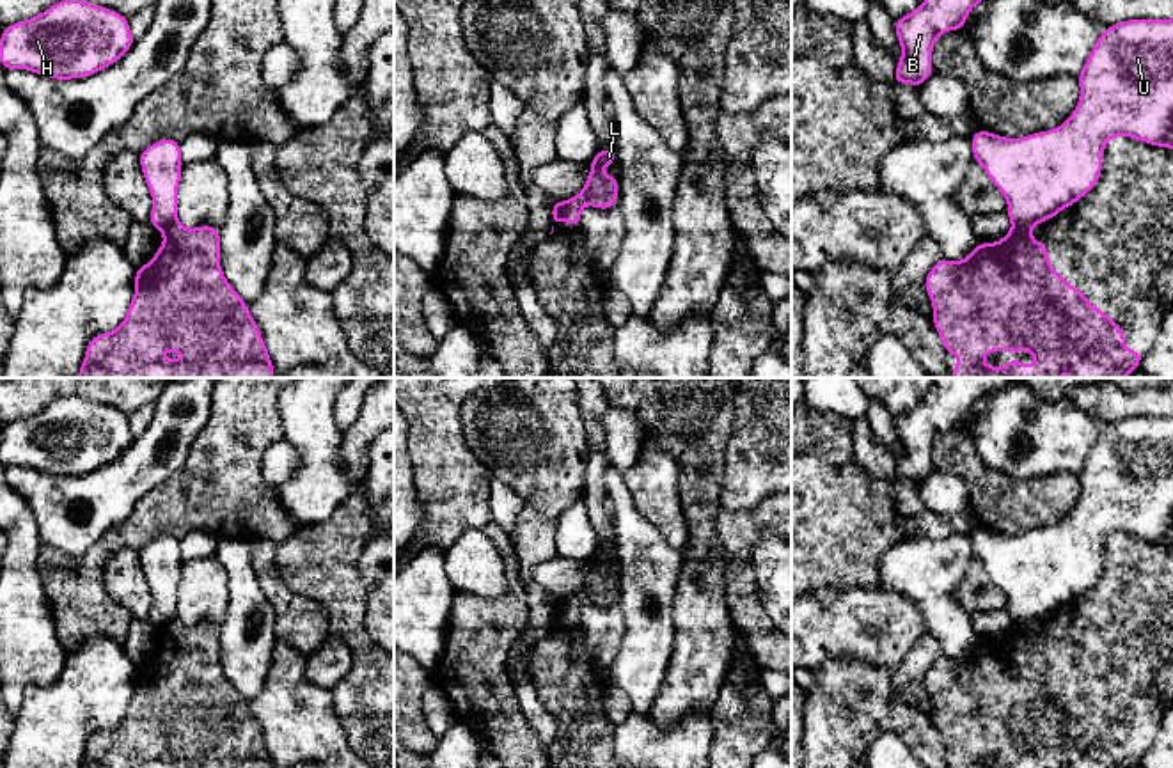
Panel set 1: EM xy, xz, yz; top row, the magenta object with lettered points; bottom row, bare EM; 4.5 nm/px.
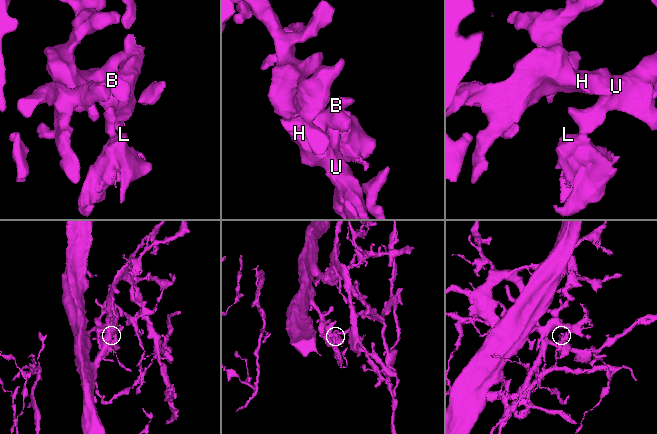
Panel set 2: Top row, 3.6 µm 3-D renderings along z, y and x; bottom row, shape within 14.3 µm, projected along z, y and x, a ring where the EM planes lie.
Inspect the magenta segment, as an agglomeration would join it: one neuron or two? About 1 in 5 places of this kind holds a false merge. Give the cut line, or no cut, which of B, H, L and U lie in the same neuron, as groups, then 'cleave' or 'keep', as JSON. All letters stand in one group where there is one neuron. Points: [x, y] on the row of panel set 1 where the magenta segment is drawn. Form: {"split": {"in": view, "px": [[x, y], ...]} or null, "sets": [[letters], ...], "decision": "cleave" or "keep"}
{"split": {"in": "yz", "px": [[1014, 224], [1031, 226]]}, "sets": [["B", "H", "U"], ["L"]], "decision": "cleave"}

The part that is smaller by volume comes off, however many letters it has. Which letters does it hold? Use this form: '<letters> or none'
L

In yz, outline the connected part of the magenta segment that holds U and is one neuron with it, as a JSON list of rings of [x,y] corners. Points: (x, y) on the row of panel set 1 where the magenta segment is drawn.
[[[1173,18],[1129,20],[1107,27],[1077,76],[1081,98],[1070,117],[1054,129],[1020,138],[1004,138],[985,129],[972,137],[972,156],[1008,202],[1008,218],[1015,227],[1042,223],[1081,200],[1100,179],[1102,153],[1114,137],[1173,149]]]

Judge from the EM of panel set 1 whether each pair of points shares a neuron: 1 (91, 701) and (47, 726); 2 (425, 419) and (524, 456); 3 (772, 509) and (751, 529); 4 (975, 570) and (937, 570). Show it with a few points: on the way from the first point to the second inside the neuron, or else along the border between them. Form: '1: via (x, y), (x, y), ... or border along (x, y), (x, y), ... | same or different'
1: via (80, 703), (57, 720) | same
2: border along (467, 396), (460, 431), (487, 469) | different
3: via (767, 515), (756, 524) | same
4: border along (973, 556), (957, 589), (957, 602), (968, 612) | different

